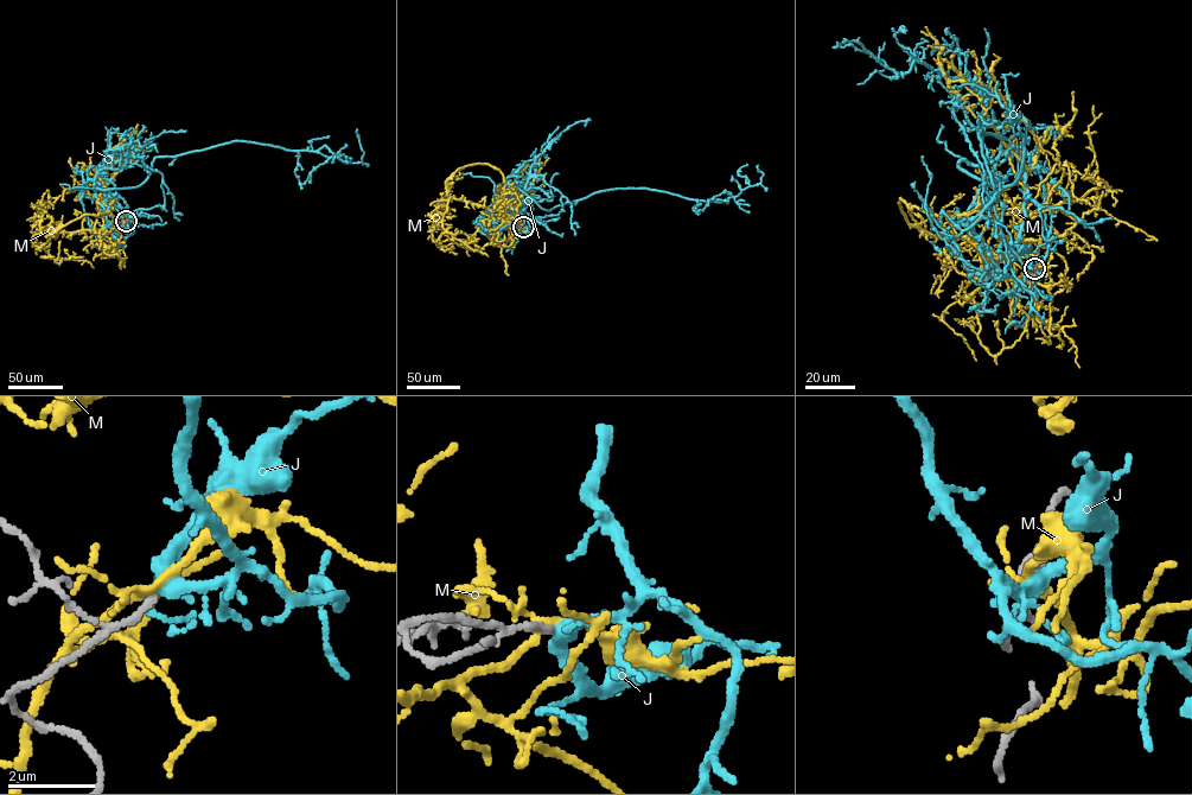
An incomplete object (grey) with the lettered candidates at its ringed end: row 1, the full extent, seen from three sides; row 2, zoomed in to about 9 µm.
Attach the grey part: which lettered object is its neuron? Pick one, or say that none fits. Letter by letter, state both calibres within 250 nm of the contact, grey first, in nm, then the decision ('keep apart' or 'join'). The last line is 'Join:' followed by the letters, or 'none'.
J: 160 nm thick on the grey side, 280 nm on the other; join
M: 170 nm thick on the grey side, 160 nm on the other; keep apart
Join: J

